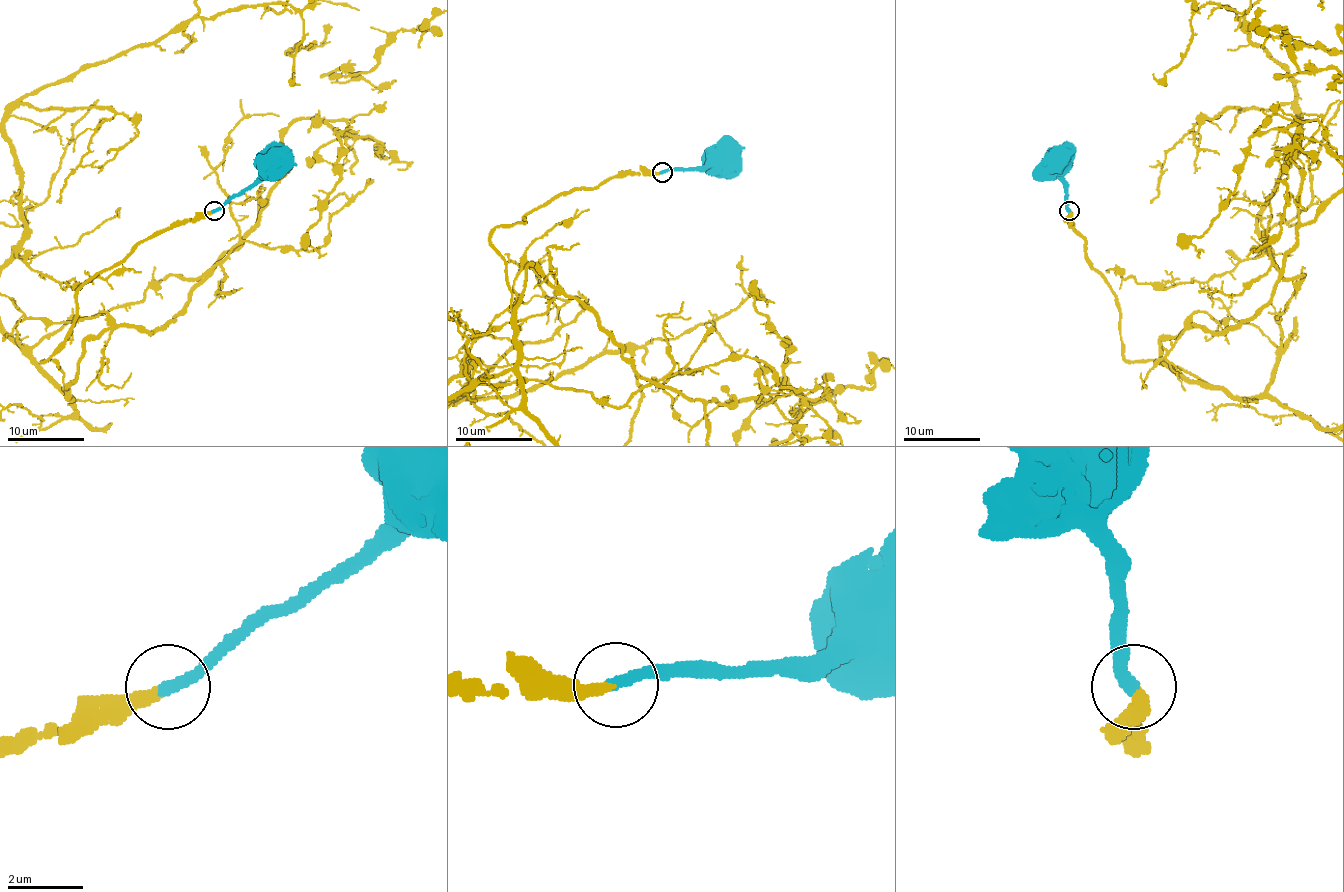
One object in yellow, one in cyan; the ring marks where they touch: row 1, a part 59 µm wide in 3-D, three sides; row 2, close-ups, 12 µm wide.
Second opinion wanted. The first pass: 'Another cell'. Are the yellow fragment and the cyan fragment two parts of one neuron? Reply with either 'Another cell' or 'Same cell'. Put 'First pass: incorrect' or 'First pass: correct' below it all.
Same cell
First pass: incorrect

